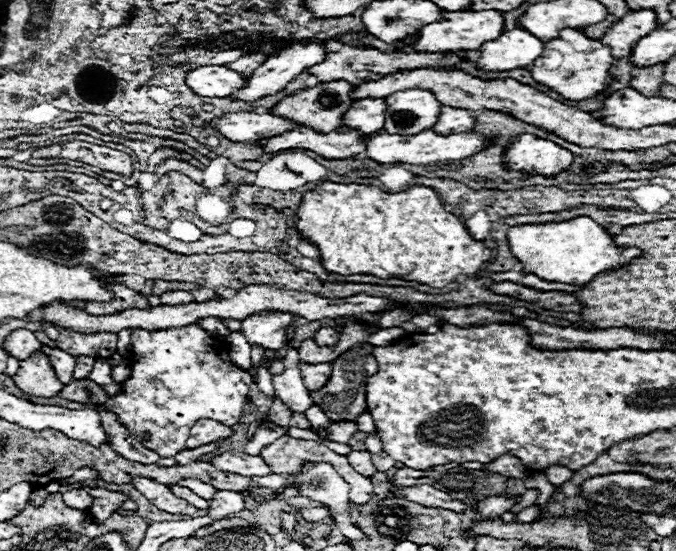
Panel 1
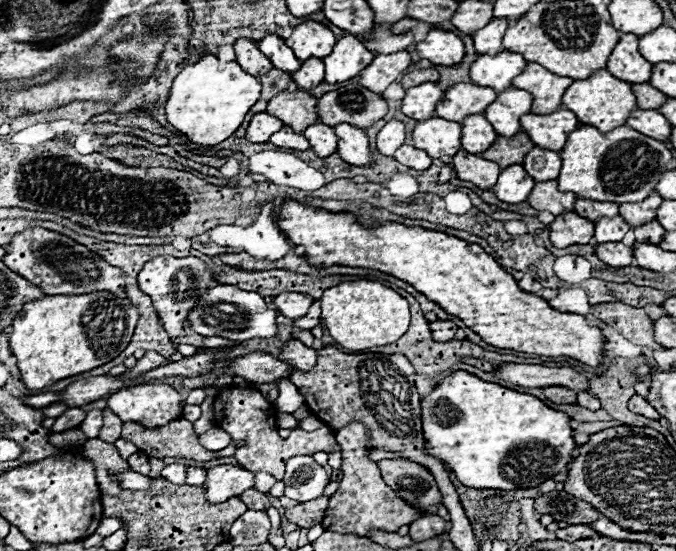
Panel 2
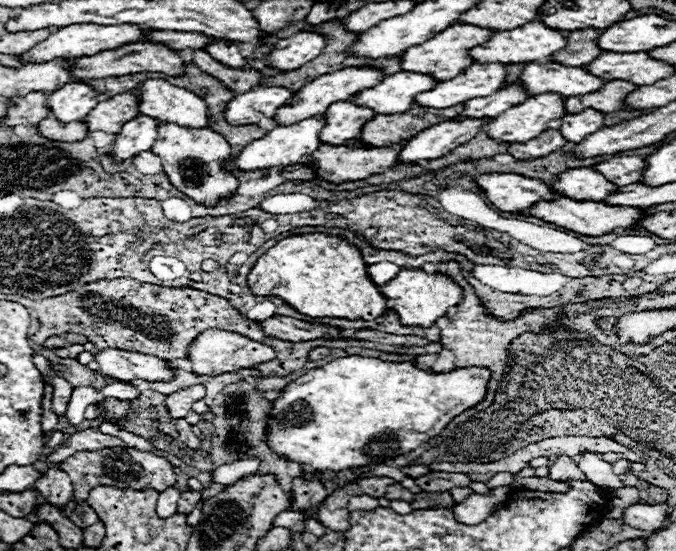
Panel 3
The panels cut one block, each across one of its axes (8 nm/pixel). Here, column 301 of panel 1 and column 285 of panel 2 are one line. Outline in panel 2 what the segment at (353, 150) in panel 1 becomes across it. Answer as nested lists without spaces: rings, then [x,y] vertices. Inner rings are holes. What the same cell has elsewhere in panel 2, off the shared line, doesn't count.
[[[284,126],[276,134],[272,134],[270,142],[276,144],[278,148],[290,148],[290,150],[308,150],[310,148],[310,142],[302,134],[294,132],[290,126]]]

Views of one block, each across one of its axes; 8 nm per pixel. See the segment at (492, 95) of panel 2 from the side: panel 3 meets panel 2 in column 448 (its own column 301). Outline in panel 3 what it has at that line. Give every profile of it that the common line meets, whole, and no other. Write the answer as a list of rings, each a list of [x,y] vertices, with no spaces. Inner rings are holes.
[[[360,66],[360,68],[344,68],[344,70],[336,70],[336,72],[330,72],[330,74],[318,76],[316,80],[308,82],[306,86],[302,86],[284,106],[280,106],[276,110],[276,114],[274,114],[272,120],[278,126],[288,126],[288,124],[296,124],[300,120],[312,118],[312,116],[322,116],[322,112],[324,112],[326,106],[330,106],[334,102],[340,102],[340,100],[348,100],[352,94],[358,94],[360,90],[374,86],[382,78],[384,78],[382,72],[374,72],[372,68],[366,68],[366,66]]]

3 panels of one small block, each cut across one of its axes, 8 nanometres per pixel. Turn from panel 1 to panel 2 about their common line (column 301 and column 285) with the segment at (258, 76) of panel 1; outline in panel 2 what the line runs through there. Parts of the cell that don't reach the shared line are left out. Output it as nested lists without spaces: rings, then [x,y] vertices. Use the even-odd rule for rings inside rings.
[[[266,34],[260,42],[258,42],[262,54],[266,54],[270,58],[270,62],[274,64],[274,68],[292,74],[296,68],[300,68],[300,60],[294,56],[294,52],[284,44],[284,40],[276,34]]]

